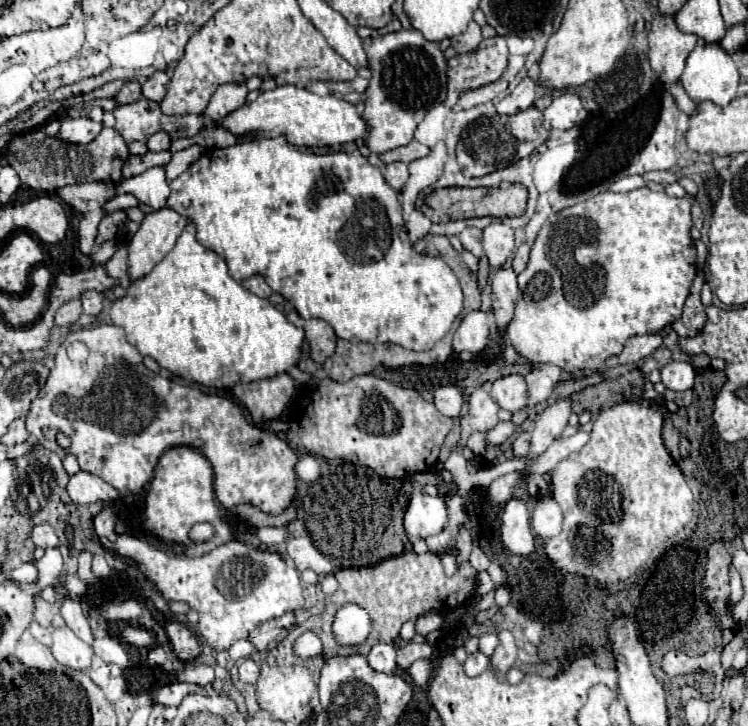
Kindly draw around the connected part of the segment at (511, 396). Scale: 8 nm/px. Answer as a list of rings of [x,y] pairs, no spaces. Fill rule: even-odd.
[[[508,375],[496,379],[492,383],[490,395],[502,409],[510,413],[516,413],[528,405],[528,391],[522,375]]]

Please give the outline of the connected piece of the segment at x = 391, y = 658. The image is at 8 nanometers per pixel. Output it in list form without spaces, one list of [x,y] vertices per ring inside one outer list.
[[[378,643],[378,645],[374,645],[370,649],[366,659],[368,659],[368,665],[374,671],[392,673],[396,669],[396,647],[394,645],[386,645],[386,643]]]

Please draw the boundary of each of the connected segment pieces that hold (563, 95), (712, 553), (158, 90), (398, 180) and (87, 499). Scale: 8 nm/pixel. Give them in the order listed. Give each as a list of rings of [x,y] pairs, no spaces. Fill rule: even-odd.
[[[570,89],[560,91],[552,99],[552,103],[544,109],[544,127],[550,131],[552,129],[560,129],[560,131],[572,129],[576,125],[576,117],[580,111],[582,111],[580,97]]]
[[[716,541],[708,549],[708,565],[706,565],[706,571],[728,571],[730,559],[732,557],[730,557],[728,549],[724,547],[724,543]]]
[[[156,71],[144,85],[142,85],[142,95],[150,101],[160,103],[166,95],[166,87],[170,83],[170,75],[166,71]]]
[[[388,163],[382,173],[384,173],[384,179],[388,181],[388,185],[392,185],[392,189],[400,191],[408,179],[408,165],[406,163]]]
[[[76,473],[70,477],[68,483],[68,495],[78,505],[90,505],[96,501],[116,501],[122,497],[120,491],[116,491],[112,485],[100,481],[100,477],[92,473]]]

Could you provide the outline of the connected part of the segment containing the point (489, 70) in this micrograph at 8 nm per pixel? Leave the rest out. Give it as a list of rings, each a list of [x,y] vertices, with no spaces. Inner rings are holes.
[[[502,37],[484,39],[476,51],[448,59],[448,95],[444,105],[452,107],[464,89],[496,81],[506,69],[506,59],[508,47]]]

